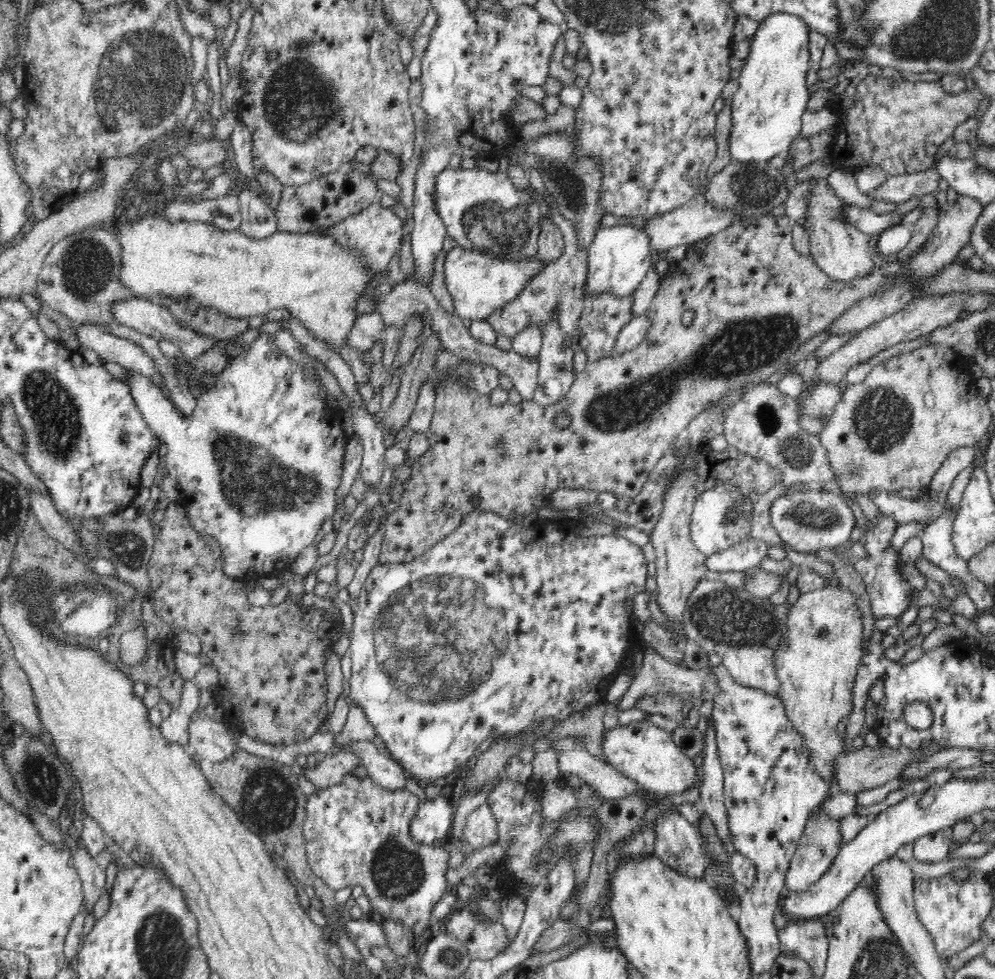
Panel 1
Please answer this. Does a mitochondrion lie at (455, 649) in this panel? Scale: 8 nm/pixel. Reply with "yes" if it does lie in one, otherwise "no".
yes

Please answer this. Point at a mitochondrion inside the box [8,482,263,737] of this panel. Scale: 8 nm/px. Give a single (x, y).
(66, 602)

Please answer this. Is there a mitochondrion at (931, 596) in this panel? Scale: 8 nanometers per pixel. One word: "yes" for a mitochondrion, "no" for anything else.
no

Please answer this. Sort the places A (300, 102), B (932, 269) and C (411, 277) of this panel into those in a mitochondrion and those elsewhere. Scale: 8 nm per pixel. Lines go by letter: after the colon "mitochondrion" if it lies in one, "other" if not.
A: mitochondrion
B: other
C: other

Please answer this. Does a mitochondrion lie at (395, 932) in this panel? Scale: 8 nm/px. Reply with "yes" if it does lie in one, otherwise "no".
no

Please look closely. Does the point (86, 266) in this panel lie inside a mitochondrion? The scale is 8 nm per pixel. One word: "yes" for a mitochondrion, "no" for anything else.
yes

